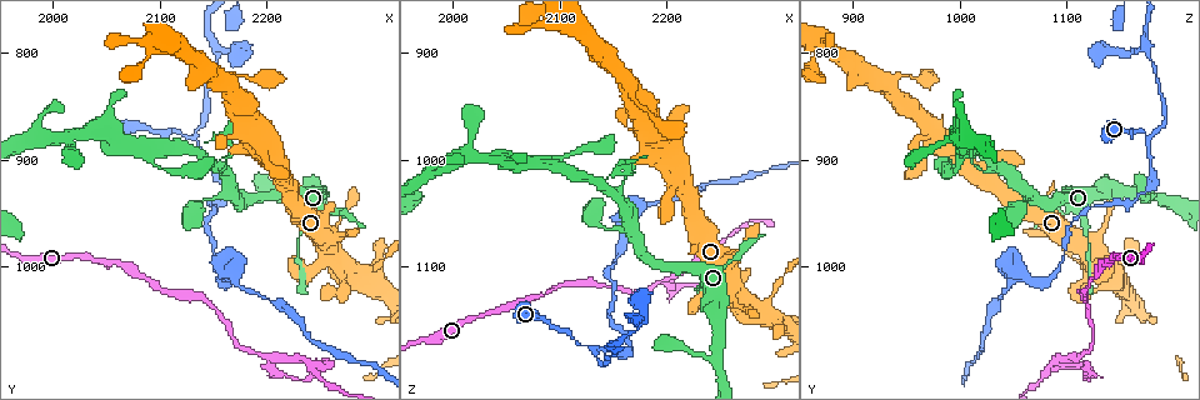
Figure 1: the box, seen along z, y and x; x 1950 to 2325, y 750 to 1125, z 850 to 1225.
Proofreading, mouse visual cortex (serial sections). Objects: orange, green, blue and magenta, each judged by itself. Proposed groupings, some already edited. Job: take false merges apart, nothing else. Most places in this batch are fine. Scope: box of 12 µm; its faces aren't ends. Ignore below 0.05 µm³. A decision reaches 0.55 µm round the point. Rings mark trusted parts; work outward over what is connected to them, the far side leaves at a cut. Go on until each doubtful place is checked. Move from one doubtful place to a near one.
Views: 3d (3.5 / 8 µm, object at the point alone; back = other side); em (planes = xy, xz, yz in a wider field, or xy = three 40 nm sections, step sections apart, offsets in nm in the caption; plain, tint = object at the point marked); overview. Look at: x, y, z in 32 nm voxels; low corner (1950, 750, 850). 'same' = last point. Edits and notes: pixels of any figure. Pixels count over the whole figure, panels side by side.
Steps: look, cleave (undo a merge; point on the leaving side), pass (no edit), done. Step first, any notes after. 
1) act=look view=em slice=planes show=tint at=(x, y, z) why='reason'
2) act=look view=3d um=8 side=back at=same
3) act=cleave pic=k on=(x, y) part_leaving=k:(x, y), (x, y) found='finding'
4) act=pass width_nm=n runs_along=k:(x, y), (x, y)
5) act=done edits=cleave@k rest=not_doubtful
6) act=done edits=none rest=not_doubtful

act=look view=3d um=3.5 at=(2130, 878, 1176) why='three arms meet'

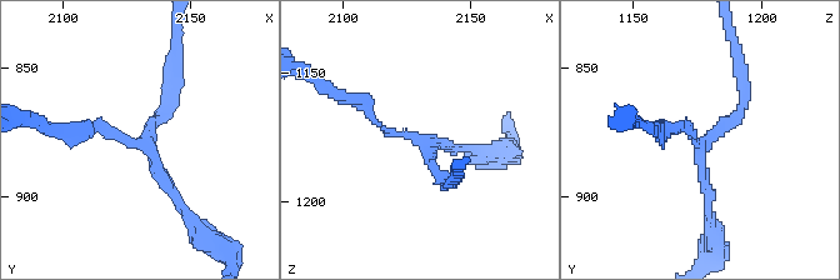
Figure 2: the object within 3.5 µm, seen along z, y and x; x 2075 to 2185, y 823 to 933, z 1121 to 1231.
act=look view=em slice=planes show=tint at=(2133, 879, 1177) arms=3 arm_widths_nm=150,150,150

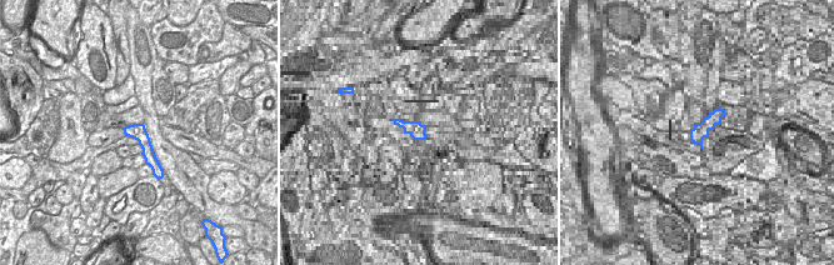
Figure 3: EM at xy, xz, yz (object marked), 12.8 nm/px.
act=pass runs_along=2:(80, 133), (145, 144), (188, 213) found='continuous, no second cell'

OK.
act=look view=3d um=3.5 at=(2164, 922, 1180) why='sharp bend'

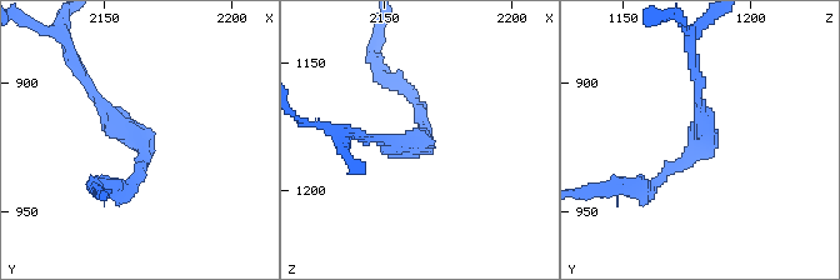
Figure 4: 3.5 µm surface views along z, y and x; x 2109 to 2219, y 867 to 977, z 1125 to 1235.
act=look view=em slice=xy step=3 show=tint at=(2165, 923, 1180) arm_widths_nm=150,150 why='now the EM'

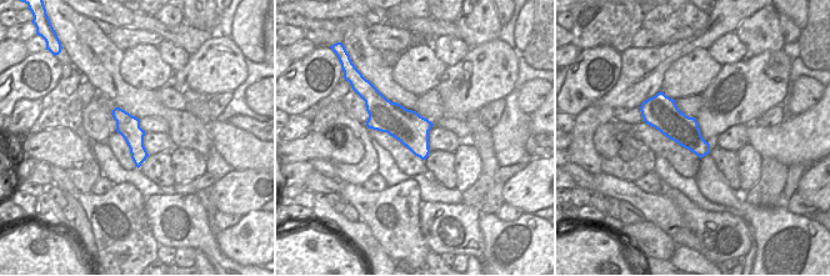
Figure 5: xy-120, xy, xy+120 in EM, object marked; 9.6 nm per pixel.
act=pass runs_along=4:(698, 81), (701, 143), (644, 189) found='all the same cell'

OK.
act=look view=3d um=8 at=(2164, 1006, 1050) why='abrupt turn'

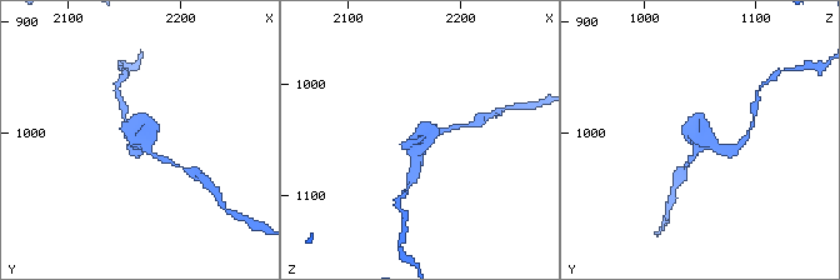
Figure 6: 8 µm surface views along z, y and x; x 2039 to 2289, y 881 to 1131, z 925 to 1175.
act=look view=em slice=xy step=1 show=tint at=(2168, 1006, 1050) why='shape alone is not enough'

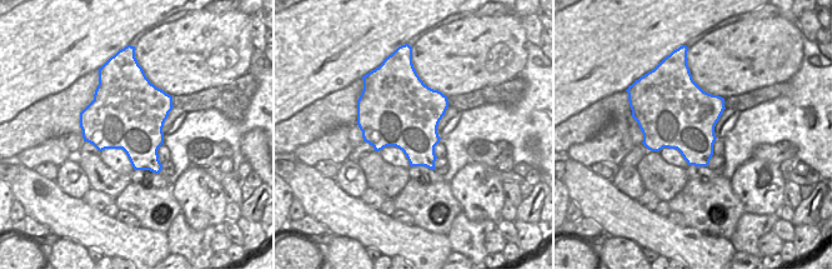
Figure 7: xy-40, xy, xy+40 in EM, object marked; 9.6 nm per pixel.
act=pass runs_along=6:(414, 173), (423, 141), (448, 129) found='continuous, no second cell'

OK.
act=look view=3d um=3.5 at=(2170, 888, 1010)

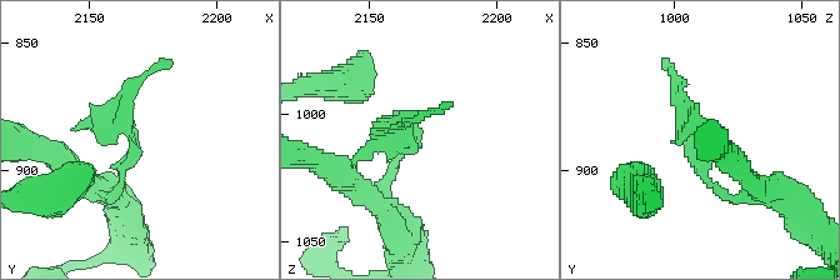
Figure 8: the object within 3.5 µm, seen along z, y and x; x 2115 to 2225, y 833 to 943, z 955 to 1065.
act=look view=em slice=xy step=1 show=tint at=(2168, 888, 1012)

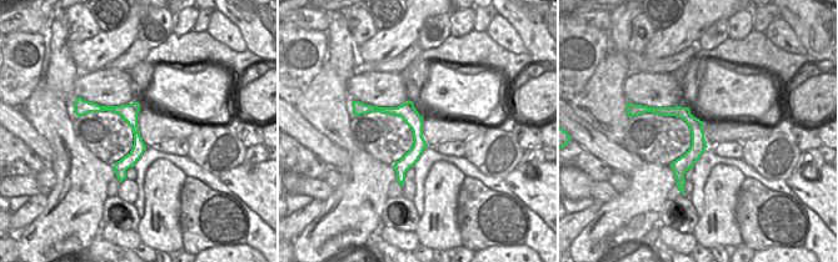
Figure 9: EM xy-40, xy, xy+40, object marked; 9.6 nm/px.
act=pass runs_along=9:(369, 109), (403, 111), (417, 126), (400, 179) found='one cell here'

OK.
act=look view=3d um=3.5 at=(2240, 1092, 1088) why='abrupt turn'

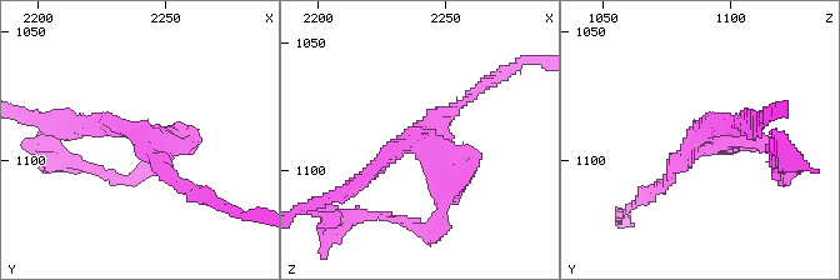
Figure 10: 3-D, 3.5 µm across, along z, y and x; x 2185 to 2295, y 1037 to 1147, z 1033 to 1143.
act=look view=em slice=xy step=5 show=tint at=(2242, 1091, 1087) arms=3 arm_widths_nm=150,150,300

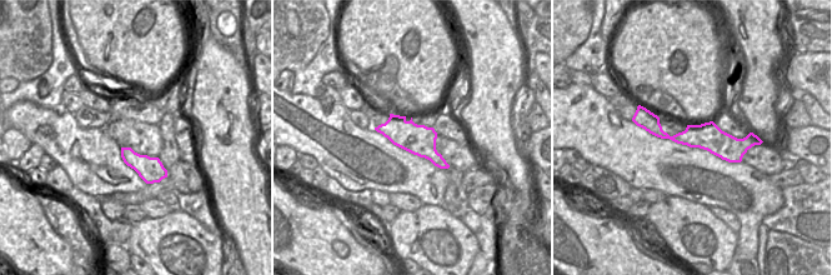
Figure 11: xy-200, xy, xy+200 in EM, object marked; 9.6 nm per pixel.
act=pass runs_along=10:(359, 178), (424, 136), (448, 169), (443, 214) found='continuous, no second cell'

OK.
act=done edits=none rest=not_doubtful

